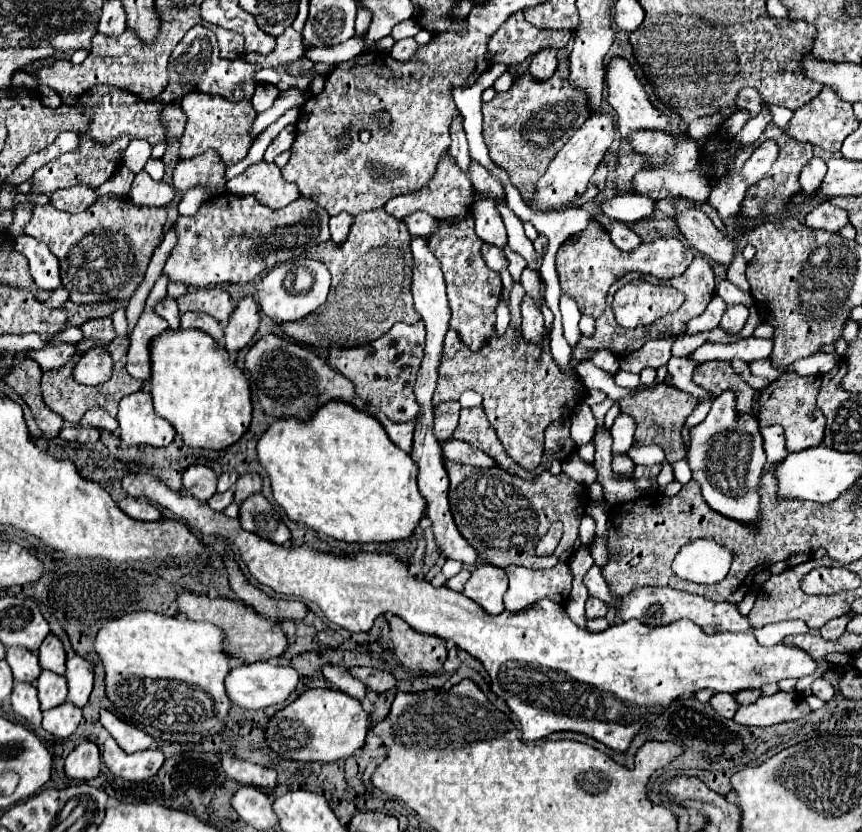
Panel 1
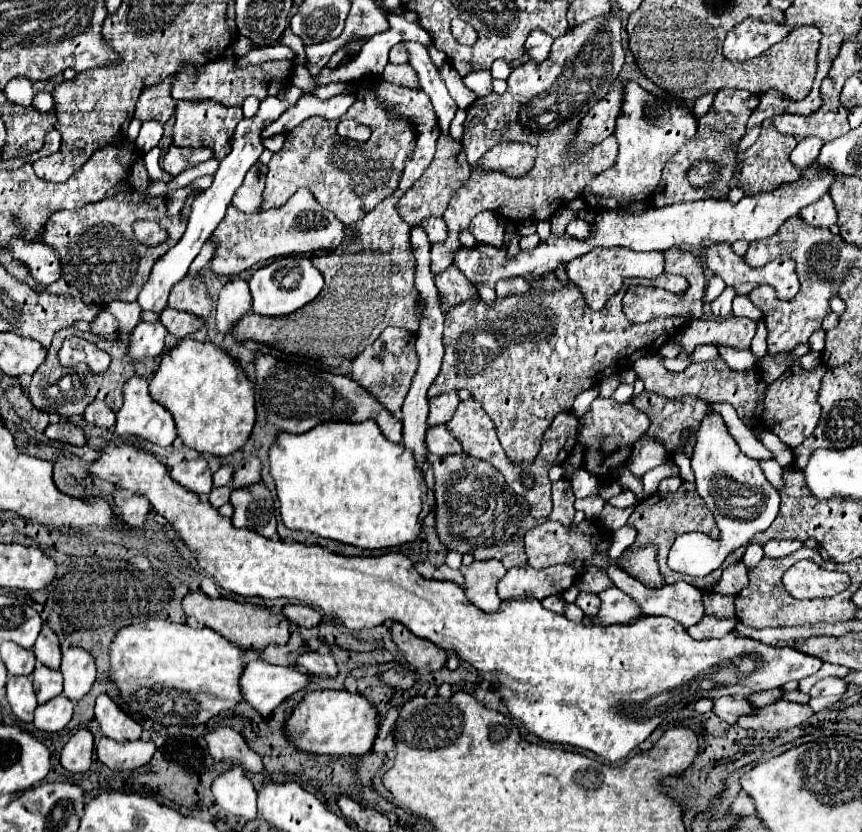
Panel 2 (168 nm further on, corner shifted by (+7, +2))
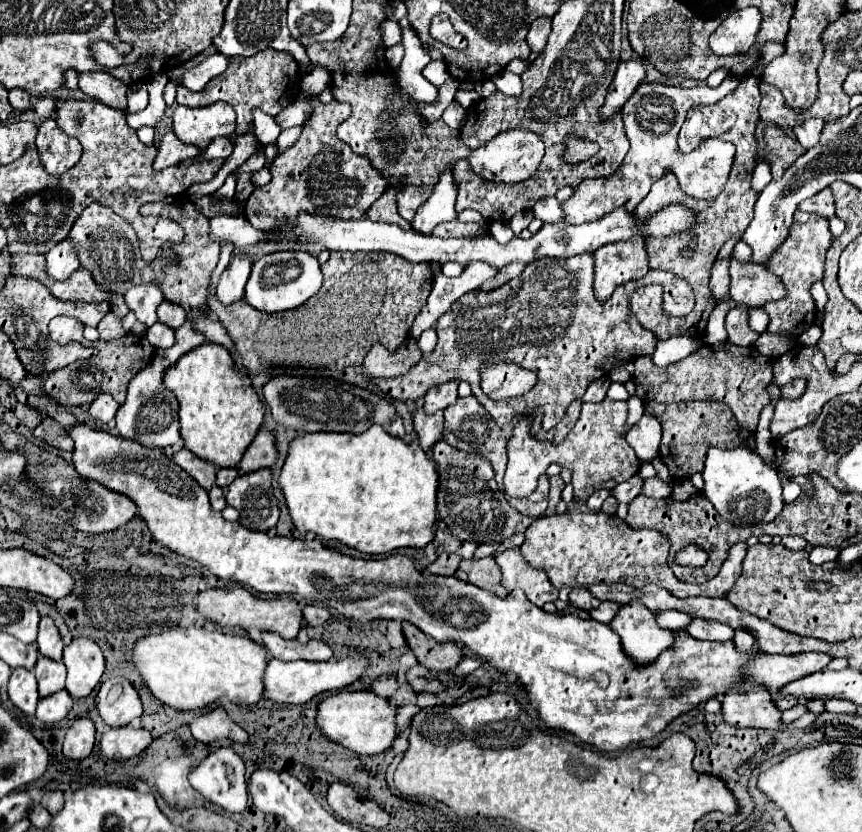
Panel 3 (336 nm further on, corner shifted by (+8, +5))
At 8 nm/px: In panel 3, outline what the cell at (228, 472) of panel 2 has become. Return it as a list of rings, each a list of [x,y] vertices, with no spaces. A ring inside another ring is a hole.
[[[218,468],[216,484],[218,484],[220,488],[226,488],[236,476],[238,476],[238,470],[236,470],[236,468]]]

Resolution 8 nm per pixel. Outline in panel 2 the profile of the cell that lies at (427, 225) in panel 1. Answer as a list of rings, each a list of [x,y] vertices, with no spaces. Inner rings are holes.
[[[427,217],[427,221],[423,221],[423,225],[419,225],[425,229],[427,237],[431,243],[437,243],[437,241],[445,241],[447,237],[447,227],[445,227],[445,221],[443,219],[437,219],[437,217]]]

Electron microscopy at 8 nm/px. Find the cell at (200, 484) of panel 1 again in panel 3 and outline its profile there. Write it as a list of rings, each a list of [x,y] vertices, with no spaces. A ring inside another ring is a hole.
[[[182,448],[180,452],[176,452],[172,458],[174,458],[174,462],[176,462],[180,468],[184,468],[202,488],[206,488],[206,490],[212,488],[212,484],[214,484],[214,480],[216,480],[216,468],[214,468],[210,462],[194,456],[194,454],[192,454],[190,450],[186,450],[186,448]]]

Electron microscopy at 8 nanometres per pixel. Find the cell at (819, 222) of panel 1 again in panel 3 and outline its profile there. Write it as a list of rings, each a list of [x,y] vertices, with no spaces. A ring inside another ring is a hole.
[[[824,188],[824,190],[820,190],[818,194],[814,194],[812,198],[800,202],[798,208],[804,210],[804,212],[820,214],[820,216],[824,216],[824,218],[832,218],[832,216],[834,216],[834,196],[832,196],[830,188]]]

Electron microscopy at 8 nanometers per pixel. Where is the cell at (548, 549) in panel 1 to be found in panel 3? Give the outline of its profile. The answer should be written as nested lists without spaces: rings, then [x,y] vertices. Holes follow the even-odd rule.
[[[568,510],[566,514],[540,516],[526,530],[526,542],[522,544],[522,556],[534,568],[542,568],[554,588],[562,586],[590,586],[590,584],[612,584],[624,582],[634,588],[642,588],[650,582],[666,588],[678,598],[688,596],[712,596],[724,598],[726,592],[738,580],[742,572],[742,560],[746,556],[746,542],[736,542],[729,550],[716,578],[704,584],[678,582],[668,566],[670,540],[658,530],[634,530],[616,514],[592,512],[592,510]]]

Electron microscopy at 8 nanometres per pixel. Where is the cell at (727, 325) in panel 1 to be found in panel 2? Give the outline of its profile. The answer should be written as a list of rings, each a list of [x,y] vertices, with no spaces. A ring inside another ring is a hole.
[[[727,287],[713,303],[711,303],[711,311],[713,311],[713,315],[715,317],[729,317],[731,315],[731,303],[733,303],[733,297],[735,297],[737,293],[731,289],[731,287]]]

